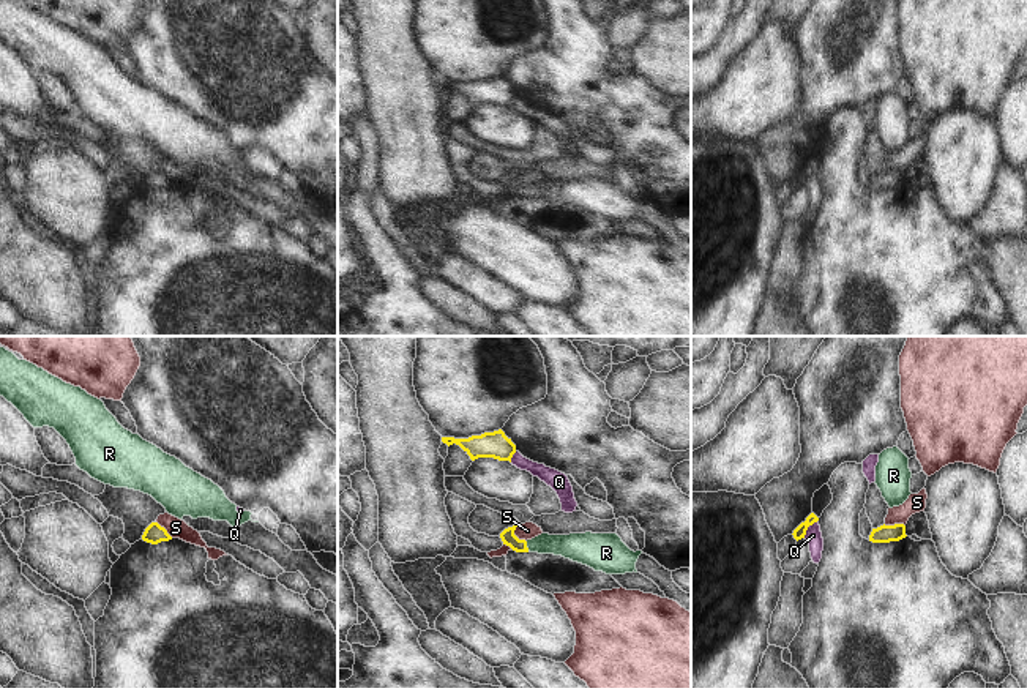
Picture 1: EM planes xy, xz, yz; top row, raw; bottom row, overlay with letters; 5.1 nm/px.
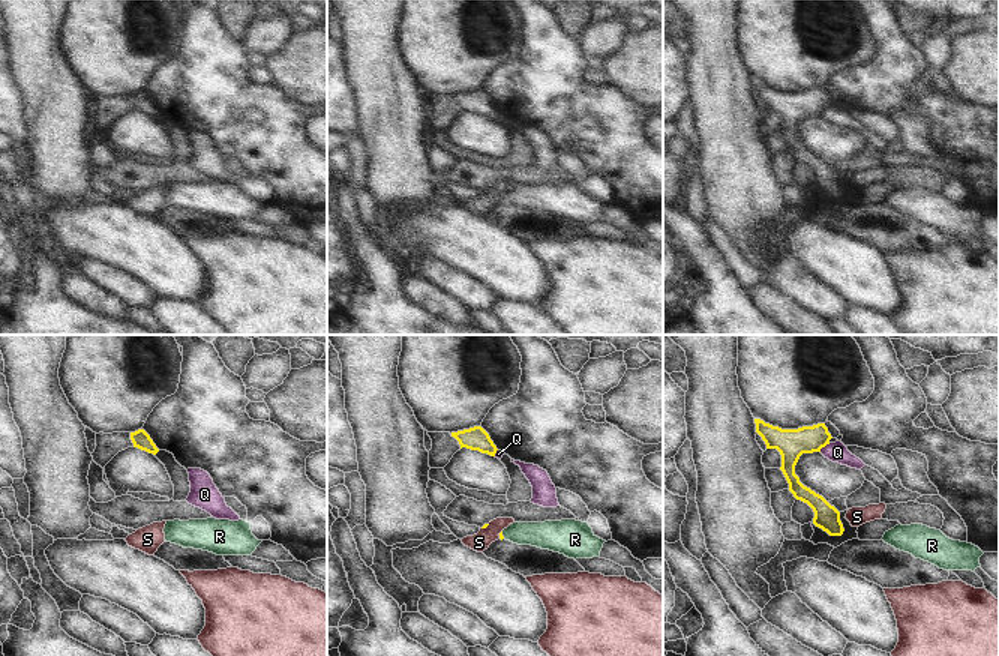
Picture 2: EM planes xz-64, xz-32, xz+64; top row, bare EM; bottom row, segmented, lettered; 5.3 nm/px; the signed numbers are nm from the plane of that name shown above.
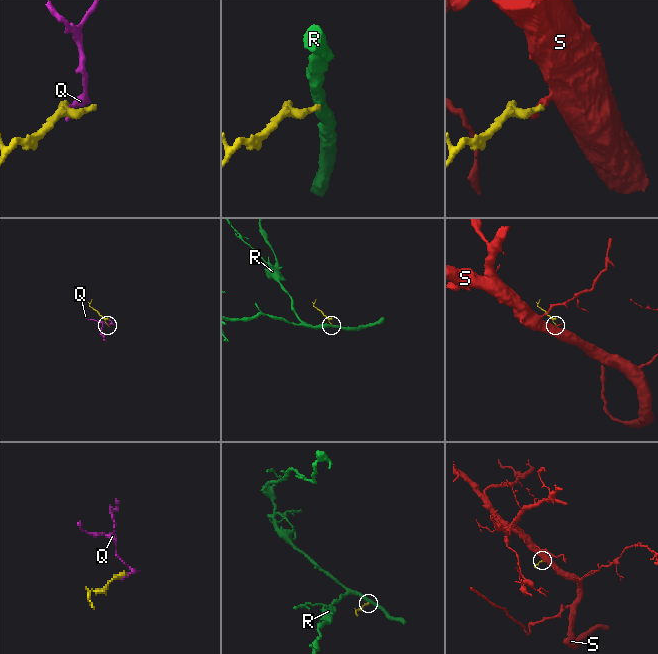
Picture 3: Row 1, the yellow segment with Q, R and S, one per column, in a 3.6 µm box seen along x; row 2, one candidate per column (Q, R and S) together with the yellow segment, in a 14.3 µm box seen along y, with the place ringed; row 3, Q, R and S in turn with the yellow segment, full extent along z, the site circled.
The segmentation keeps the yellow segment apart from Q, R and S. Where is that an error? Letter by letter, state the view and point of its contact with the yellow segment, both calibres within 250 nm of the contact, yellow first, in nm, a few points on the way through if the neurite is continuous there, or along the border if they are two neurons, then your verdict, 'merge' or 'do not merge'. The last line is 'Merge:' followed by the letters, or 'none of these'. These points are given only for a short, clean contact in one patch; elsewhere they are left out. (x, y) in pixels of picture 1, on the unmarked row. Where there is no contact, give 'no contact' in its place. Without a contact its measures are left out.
Q: yz (808, 172) | 60/80 nm | along yz (817, 166), (803, 183) | do not merge
R: xz (526, 193) | 70/140 nm | across xz (508, 183), (516, 191), (526, 193), (575, 193) | merge
S: xz (515, 182) | 70/90 nm | along xz (516, 172), (515, 180), (526, 188) | do not merge
Merge: R

